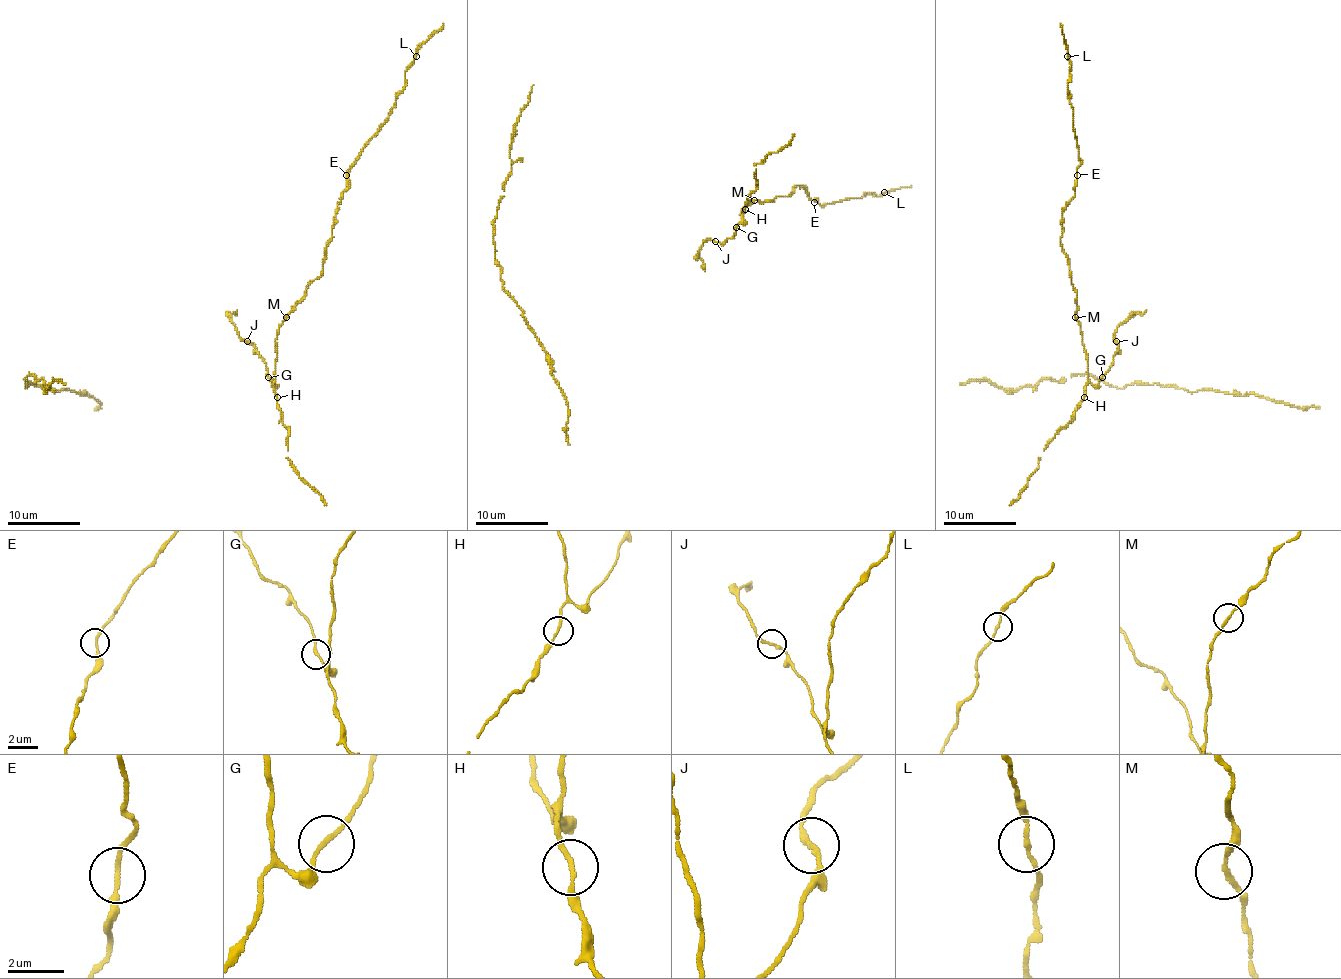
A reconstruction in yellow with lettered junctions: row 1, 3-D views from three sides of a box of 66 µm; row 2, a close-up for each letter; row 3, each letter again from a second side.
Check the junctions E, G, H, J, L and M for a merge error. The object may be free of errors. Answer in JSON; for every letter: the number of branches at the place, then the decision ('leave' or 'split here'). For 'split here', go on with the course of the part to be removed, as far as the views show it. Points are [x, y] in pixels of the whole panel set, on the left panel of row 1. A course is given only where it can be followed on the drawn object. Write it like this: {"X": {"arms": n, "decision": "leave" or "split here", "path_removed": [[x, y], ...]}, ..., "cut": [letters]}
{"E": {"arms": 2, "decision": "leave"}, "G": {"arms": 2, "decision": "leave"}, "H": {"arms": 2, "decision": "leave"}, "J": {"arms": 2, "decision": "leave"}, "L": {"arms": 2, "decision": "leave"}, "M": {"arms": 2, "decision": "leave"}, "cut": []}

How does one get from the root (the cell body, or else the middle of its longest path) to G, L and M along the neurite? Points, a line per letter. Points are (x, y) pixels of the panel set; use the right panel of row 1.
G: (1120, 324), (1115, 333), (1119, 352), (1102, 377)
L: (1120, 324), (1119, 352), (1093, 385), (1060, 242), (1062, 211), (1075, 195), (1080, 164), (1067, 56)
M: (1120, 324), (1115, 333), (1119, 352), (1109, 370), (1093, 385), (1087, 377), (1080, 324), (1075, 317)

